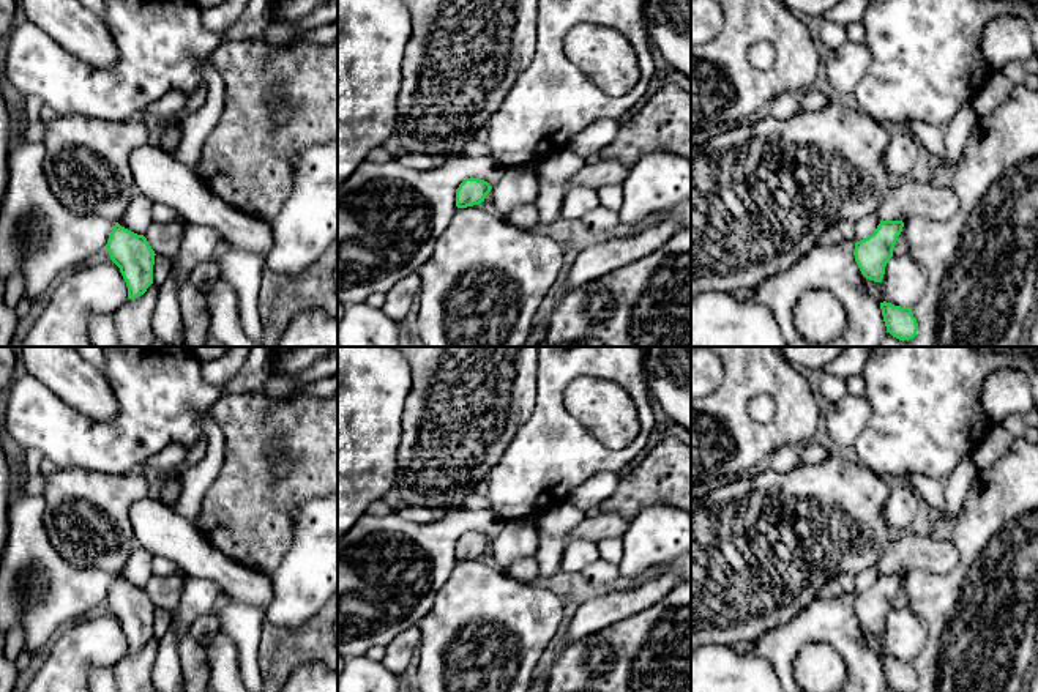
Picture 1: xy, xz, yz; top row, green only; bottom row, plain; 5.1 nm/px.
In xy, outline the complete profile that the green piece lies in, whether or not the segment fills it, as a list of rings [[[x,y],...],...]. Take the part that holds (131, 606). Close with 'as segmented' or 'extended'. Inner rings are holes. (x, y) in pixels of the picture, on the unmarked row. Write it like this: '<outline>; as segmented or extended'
[[[115,575],[106,602],[120,621],[128,640],[128,651],[134,653],[153,637],[155,604],[144,588],[137,588]]]; as segmented

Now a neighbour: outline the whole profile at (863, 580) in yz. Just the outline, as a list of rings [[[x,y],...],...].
[[[871,566],[858,574],[855,574],[855,580],[853,580],[853,593],[860,594],[868,591],[869,588],[874,586],[874,583],[877,582],[877,579],[880,577],[880,569],[879,566]]]

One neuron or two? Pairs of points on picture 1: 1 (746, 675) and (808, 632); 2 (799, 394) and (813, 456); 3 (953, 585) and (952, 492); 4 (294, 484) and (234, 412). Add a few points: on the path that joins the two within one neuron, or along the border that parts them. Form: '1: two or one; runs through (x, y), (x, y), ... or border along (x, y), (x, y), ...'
1: two; border along (745, 650), (762, 656), (776, 675)
2: two; border along (811, 440), (797, 448)
3: two; border along (970, 486), (961, 511), (953, 519)
4: one; runs through (268, 487), (246, 465), (245, 437)

